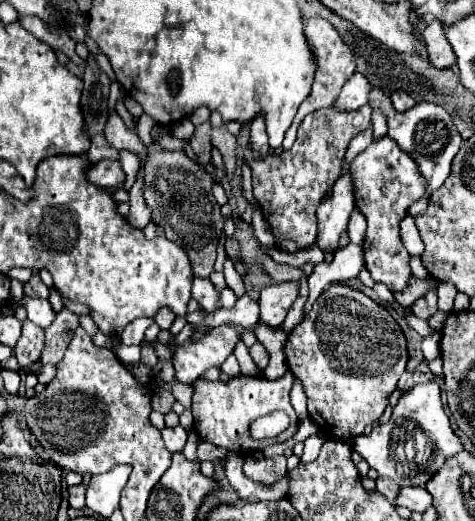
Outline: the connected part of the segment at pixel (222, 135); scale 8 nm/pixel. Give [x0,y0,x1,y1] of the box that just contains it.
[210,127,236,181]

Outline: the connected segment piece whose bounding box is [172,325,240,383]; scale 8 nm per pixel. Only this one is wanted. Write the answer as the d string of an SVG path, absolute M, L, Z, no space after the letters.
M232 325L212 327L200 339L188 339L174 351L174 373L180 383L196 381L206 369L220 367L232 355L238 343L238 331Z

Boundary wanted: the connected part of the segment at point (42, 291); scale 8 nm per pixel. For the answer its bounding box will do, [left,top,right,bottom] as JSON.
[26,271,50,299]

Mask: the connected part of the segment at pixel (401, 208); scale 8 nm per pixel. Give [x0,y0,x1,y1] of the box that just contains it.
[350,137,424,291]

